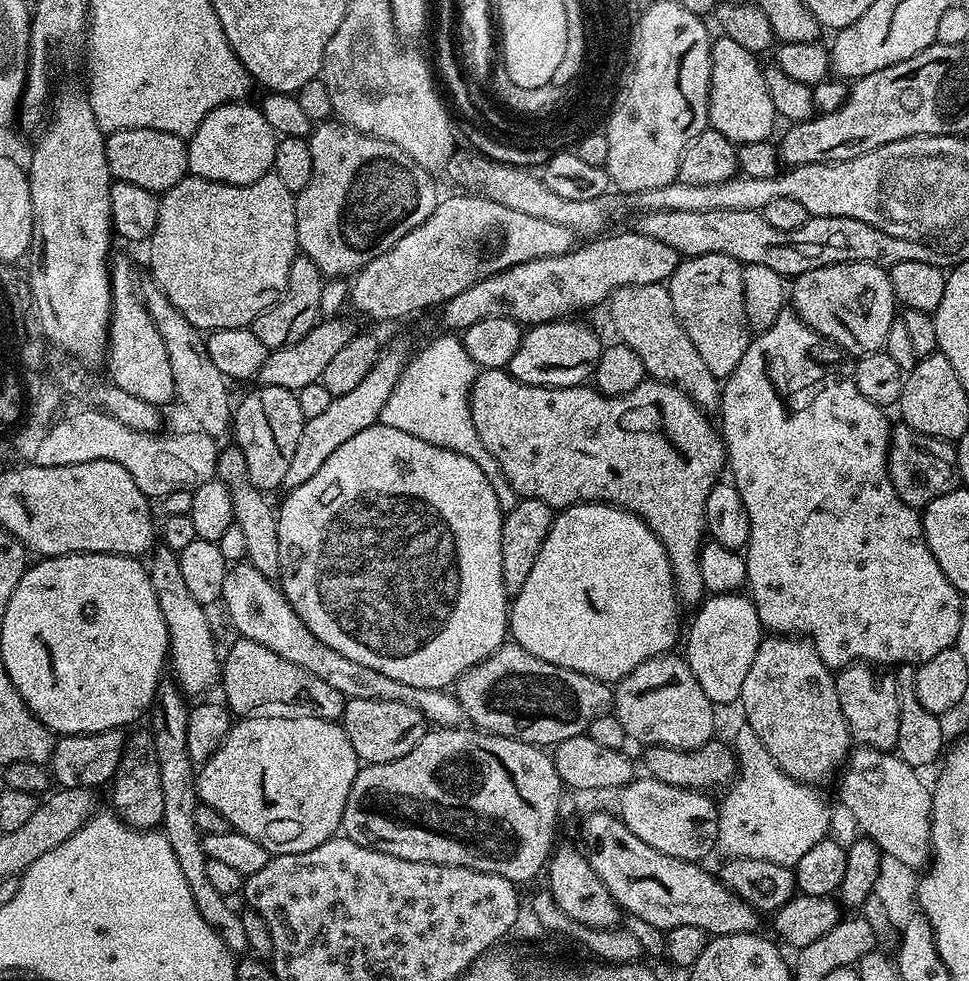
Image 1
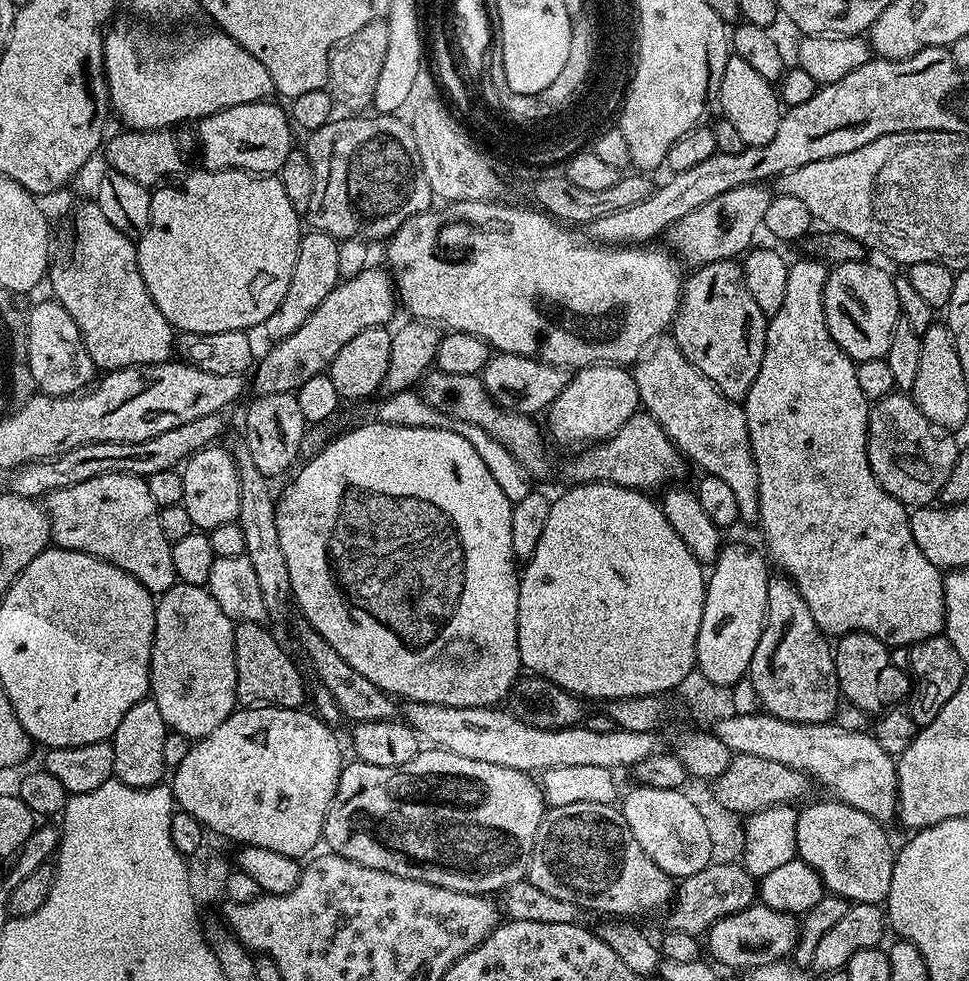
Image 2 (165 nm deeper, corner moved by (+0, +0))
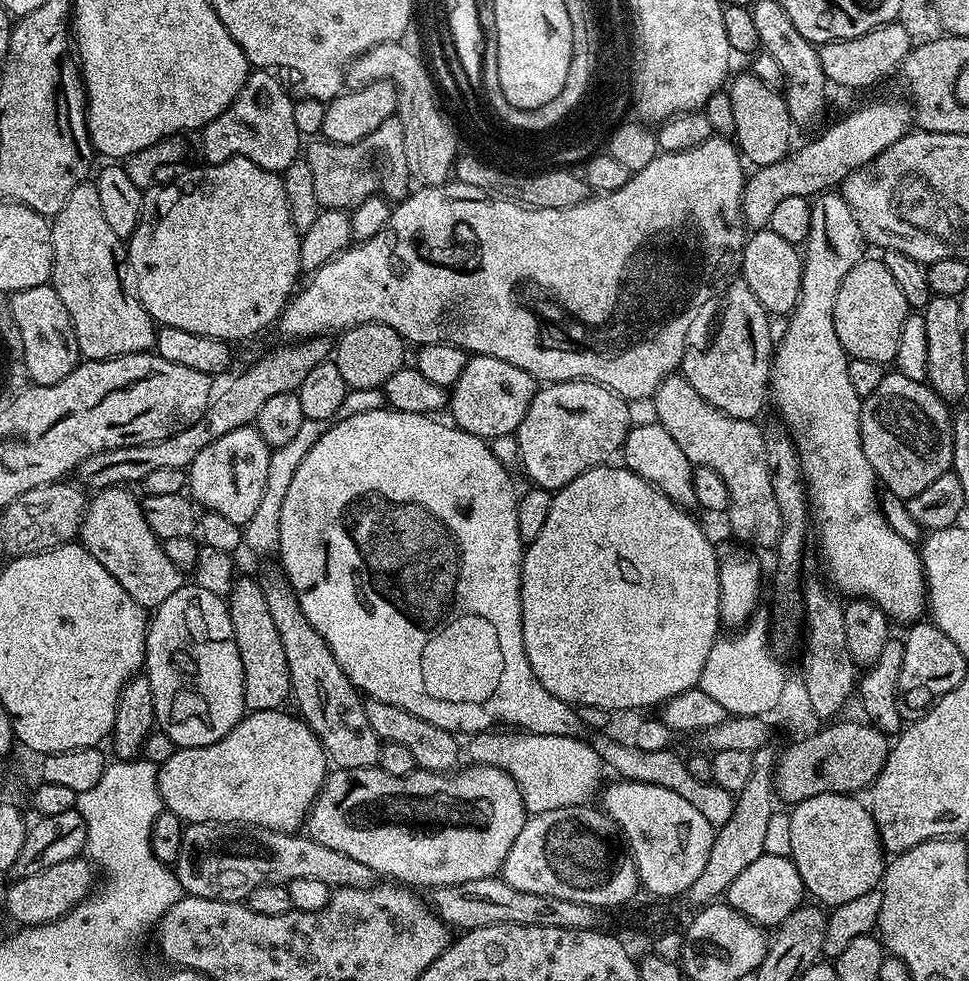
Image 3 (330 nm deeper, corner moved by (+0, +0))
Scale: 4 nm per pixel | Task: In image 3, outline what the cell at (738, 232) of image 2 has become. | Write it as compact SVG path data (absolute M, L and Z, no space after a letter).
M872 100L861 108L853 110L849 116L832 124L821 136L813 138L809 144L793 147L788 155L770 166L756 168L744 181L744 223L749 229L768 227L770 213L782 202L782 198L807 196L815 198L822 192L843 185L851 172L856 172L872 163L886 146L894 146L898 138L910 131L914 116L904 104L896 100Z

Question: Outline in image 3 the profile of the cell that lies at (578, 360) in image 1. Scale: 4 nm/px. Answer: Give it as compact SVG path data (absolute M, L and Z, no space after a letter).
M469 355L466 368L458 374L458 382L450 389L451 423L463 432L469 432L489 442L500 436L510 436L519 428L530 402L536 397L538 381L535 376L502 362L502 358Z

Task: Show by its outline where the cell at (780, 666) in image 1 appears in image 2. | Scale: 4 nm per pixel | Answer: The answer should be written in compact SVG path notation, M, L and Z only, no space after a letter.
M783 574L768 581L764 628L746 676L760 699L760 708L769 716L799 724L827 724L837 715L842 697L833 645L814 622L814 614L795 584Z

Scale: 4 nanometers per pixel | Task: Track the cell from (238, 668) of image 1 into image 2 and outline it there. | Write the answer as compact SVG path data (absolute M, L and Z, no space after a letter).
M246 622L235 625L236 641L236 698L244 706L263 706L266 708L299 708L306 704L304 680L296 669L288 652L264 629L263 623Z

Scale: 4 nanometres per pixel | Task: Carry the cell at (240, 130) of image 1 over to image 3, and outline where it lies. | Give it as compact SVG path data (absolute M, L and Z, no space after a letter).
M268 70L249 71L242 90L202 130L204 157L210 164L221 164L235 156L250 158L258 166L280 174L293 164L302 152L302 137L294 126L294 100Z

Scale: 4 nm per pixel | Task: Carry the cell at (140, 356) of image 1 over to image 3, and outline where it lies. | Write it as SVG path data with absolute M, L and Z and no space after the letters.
M86 179L74 186L70 198L66 198L62 210L51 217L50 223L54 250L50 283L58 298L62 298L66 314L70 314L81 357L108 360L111 356L149 351L156 342L157 325L137 296L130 294L122 271L126 248L122 238L106 223L95 183Z

